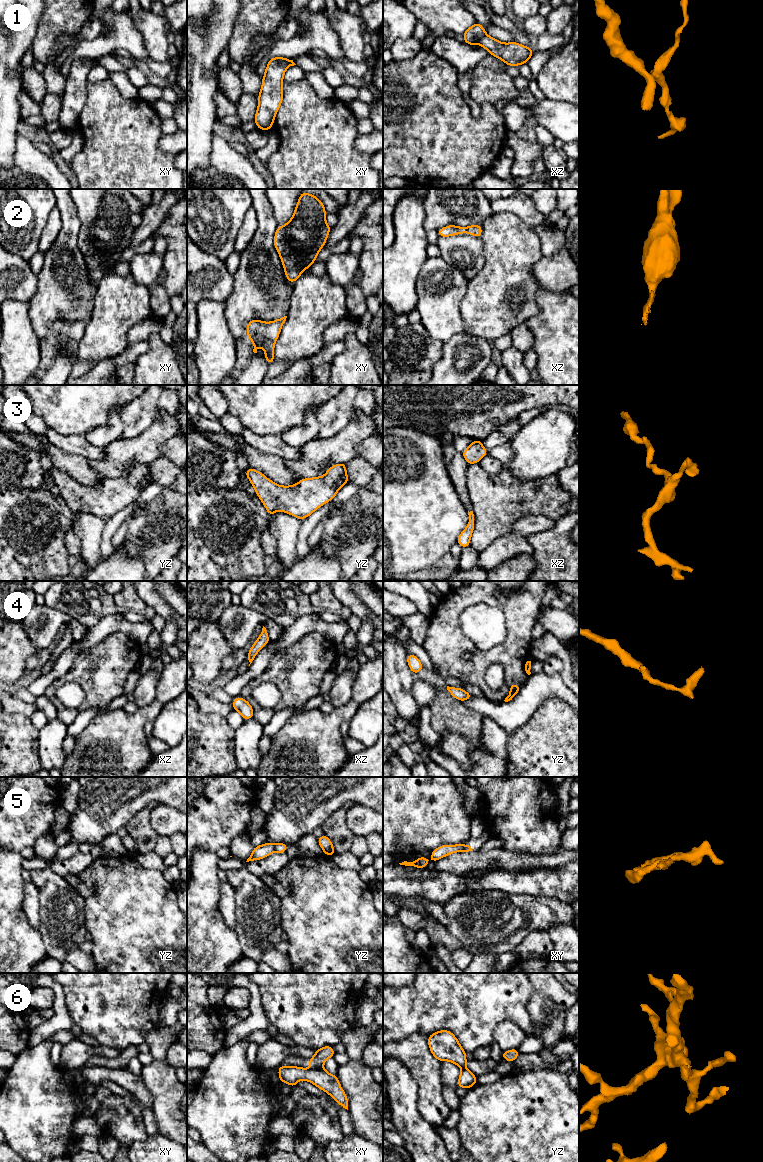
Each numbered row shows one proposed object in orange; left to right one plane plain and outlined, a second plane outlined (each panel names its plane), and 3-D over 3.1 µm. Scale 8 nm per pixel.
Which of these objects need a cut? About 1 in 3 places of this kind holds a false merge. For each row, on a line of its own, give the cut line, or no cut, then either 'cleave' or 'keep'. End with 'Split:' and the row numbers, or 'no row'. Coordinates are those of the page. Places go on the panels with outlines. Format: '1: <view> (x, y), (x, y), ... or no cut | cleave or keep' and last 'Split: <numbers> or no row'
1: xz (486, 34), (480, 40) | cleave
2: no cut | keep
3: no cut | keep
4: no cut | keep
5: yz (273, 843), (275, 850) | cleave
6: xy (311, 1067), (321, 1068) | cleave
Split: 1, 5, 6

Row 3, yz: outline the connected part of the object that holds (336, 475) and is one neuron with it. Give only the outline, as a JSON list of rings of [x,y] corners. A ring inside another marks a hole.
[[[345,463],[331,466],[323,477],[304,478],[291,486],[275,484],[253,468],[247,469],[245,474],[270,517],[281,511],[299,520],[331,501],[349,482]]]

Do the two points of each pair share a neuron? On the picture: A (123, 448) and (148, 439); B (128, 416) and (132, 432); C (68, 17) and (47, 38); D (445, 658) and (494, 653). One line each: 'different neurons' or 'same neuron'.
A: same neuron
B: same neuron
C: same neuron
D: same neuron

